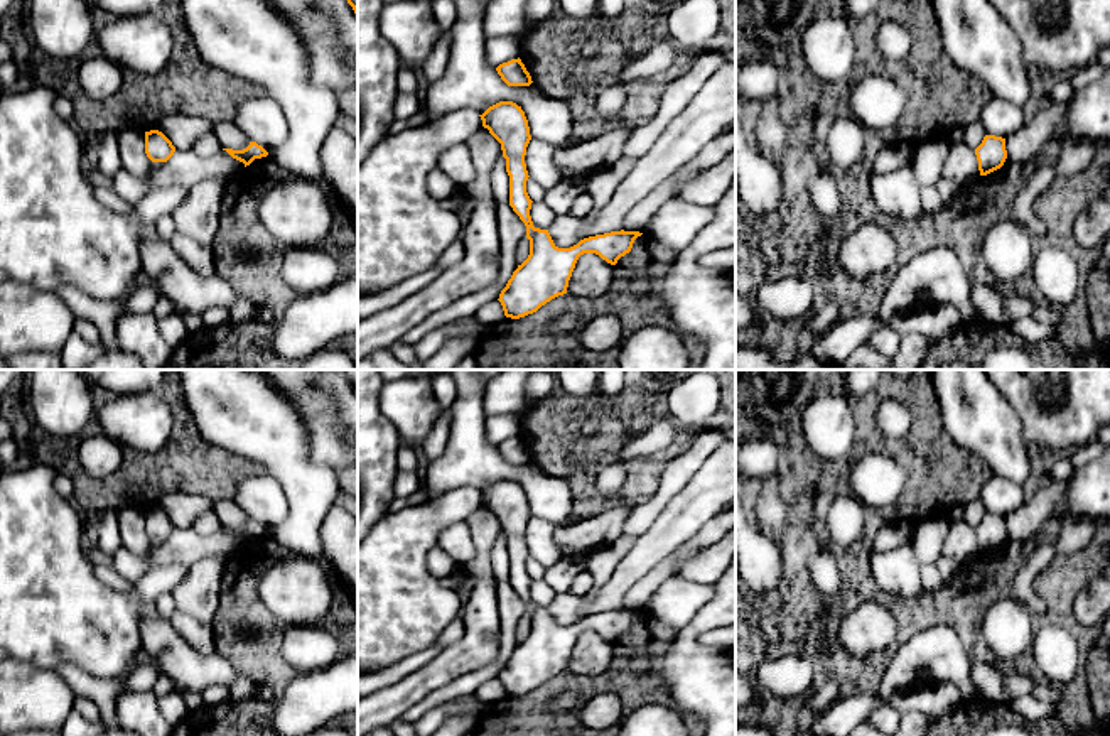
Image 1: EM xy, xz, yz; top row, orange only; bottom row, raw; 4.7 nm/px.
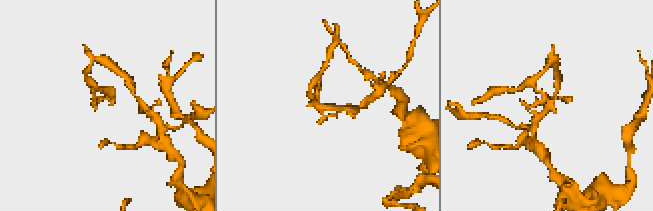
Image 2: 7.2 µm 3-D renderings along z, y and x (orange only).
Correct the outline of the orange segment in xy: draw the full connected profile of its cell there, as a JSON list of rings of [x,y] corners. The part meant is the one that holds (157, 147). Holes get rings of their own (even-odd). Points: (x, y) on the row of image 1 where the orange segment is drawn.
[[[145,132],[145,154],[152,162],[167,162],[174,152],[175,147],[162,132]]]

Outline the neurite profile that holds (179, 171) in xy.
[[[175,150],[162,165],[152,165],[147,176],[133,176],[123,167],[113,176],[113,191],[130,204],[137,204],[148,192],[160,187],[192,187],[207,179],[224,184],[245,169],[226,150],[202,159],[192,150]]]

